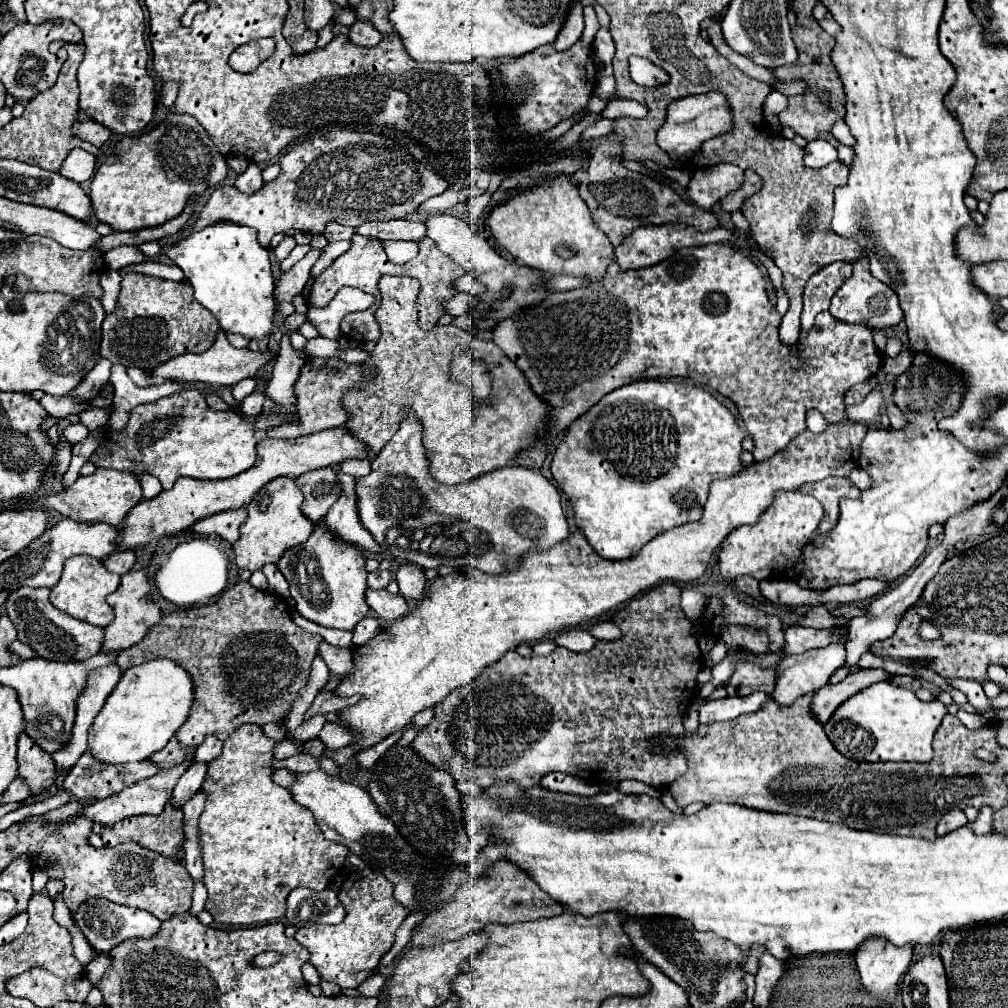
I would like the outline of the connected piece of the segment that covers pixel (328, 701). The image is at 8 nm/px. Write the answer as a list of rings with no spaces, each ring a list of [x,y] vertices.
[[[321,692],[311,708],[307,710],[305,718],[311,718],[315,714],[329,714],[329,712],[337,712],[337,710],[343,710],[343,708],[349,708],[351,704],[357,704],[361,700],[361,696],[351,696],[351,698],[341,698],[337,696],[335,692]]]

